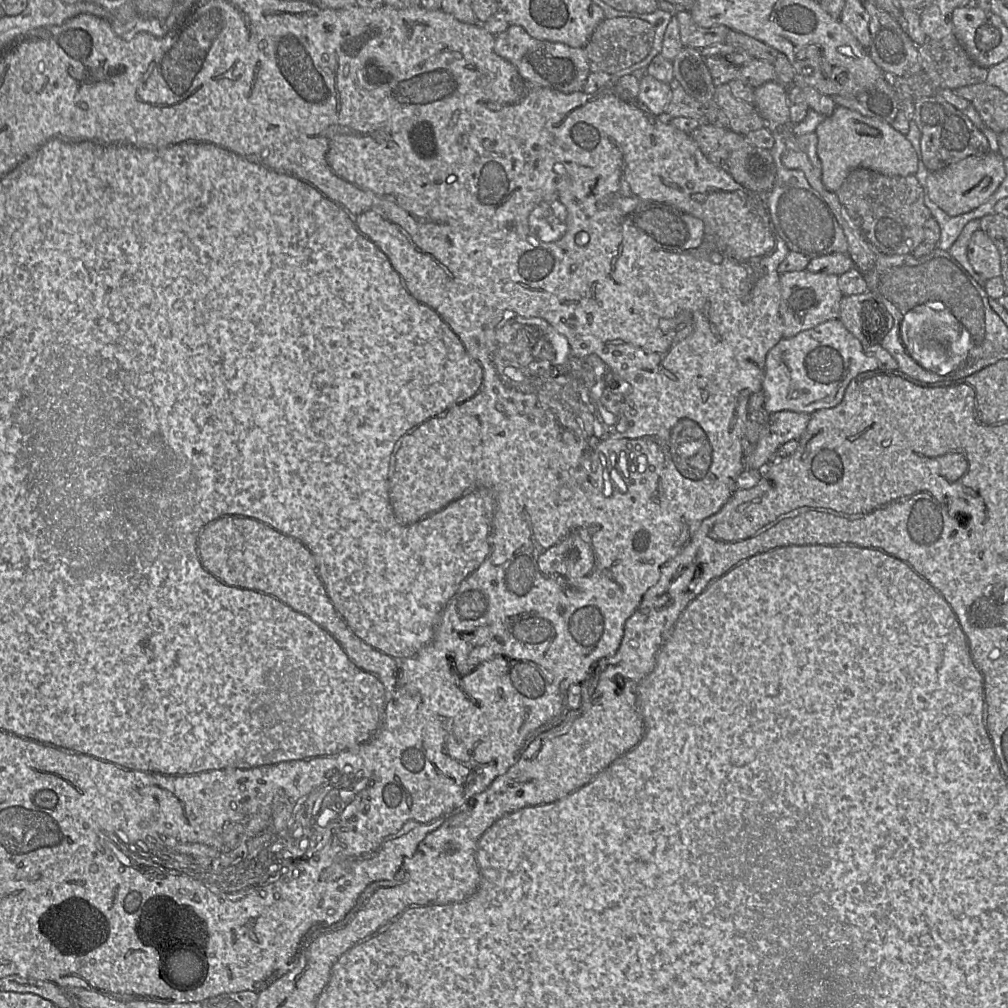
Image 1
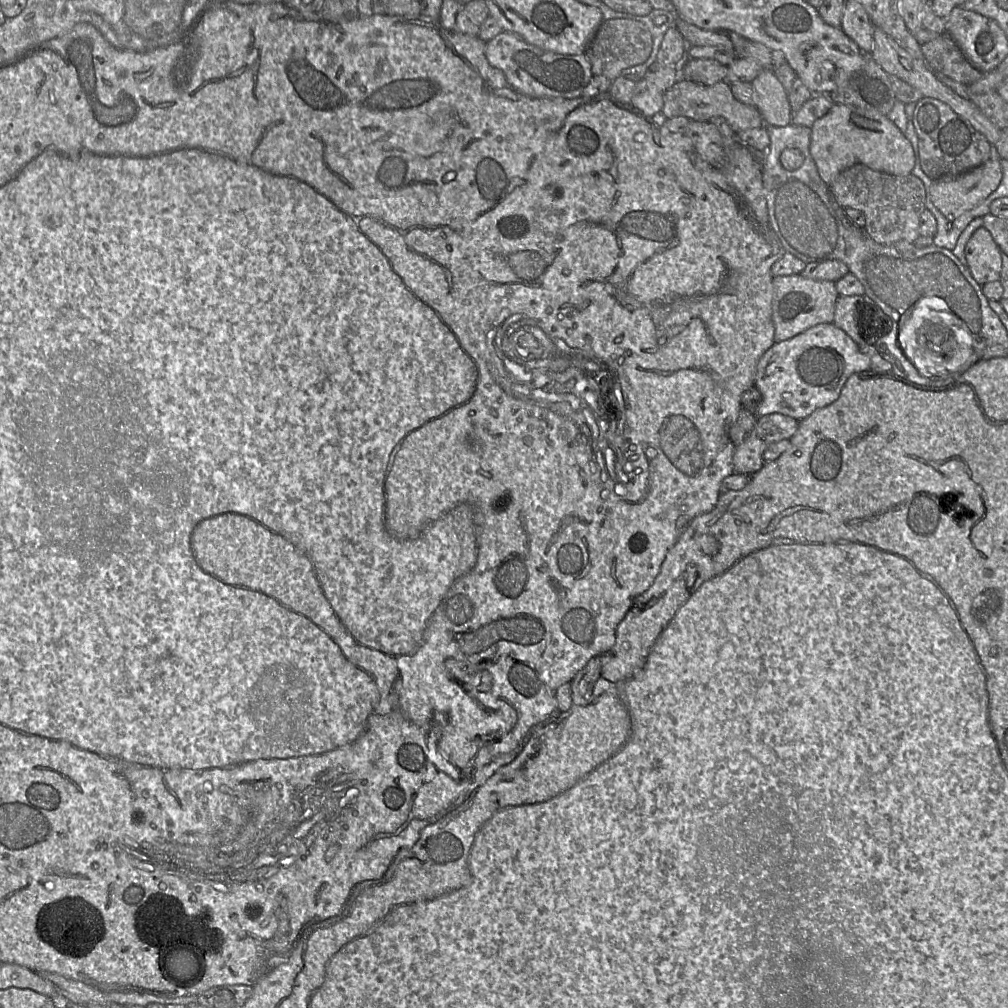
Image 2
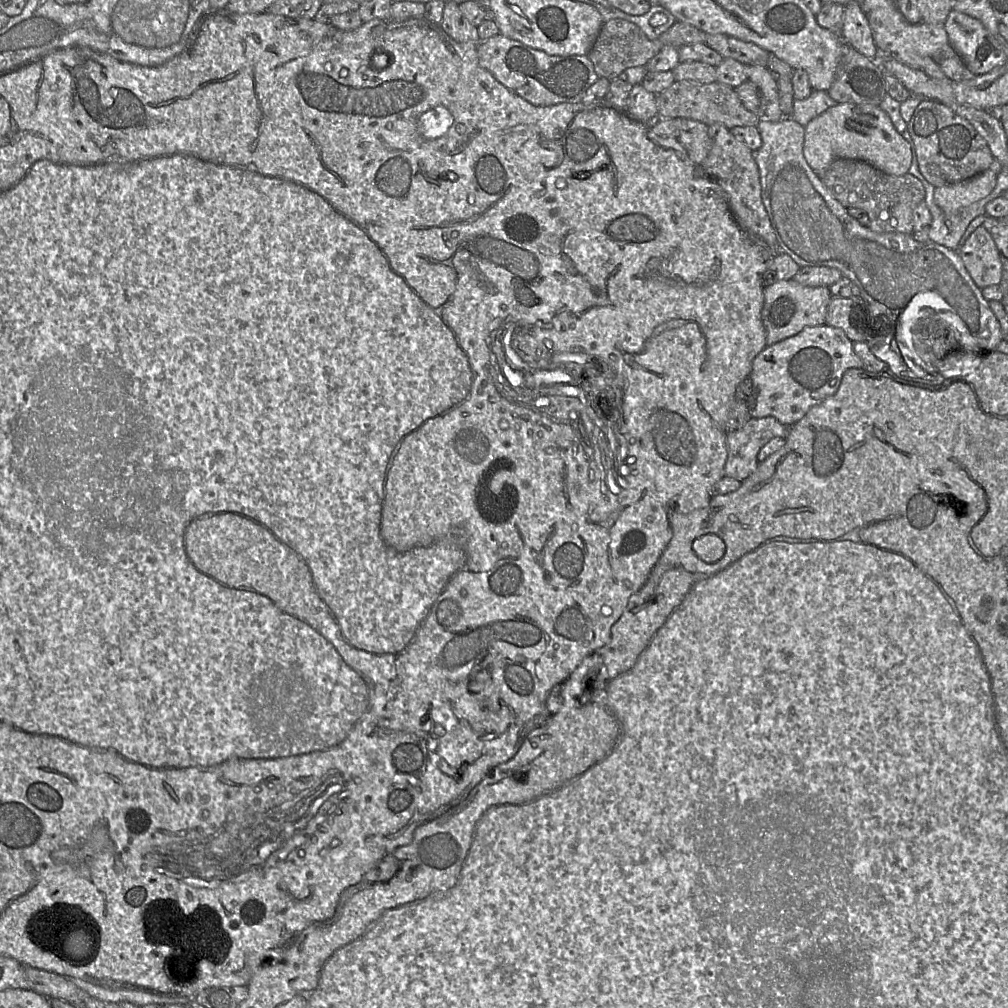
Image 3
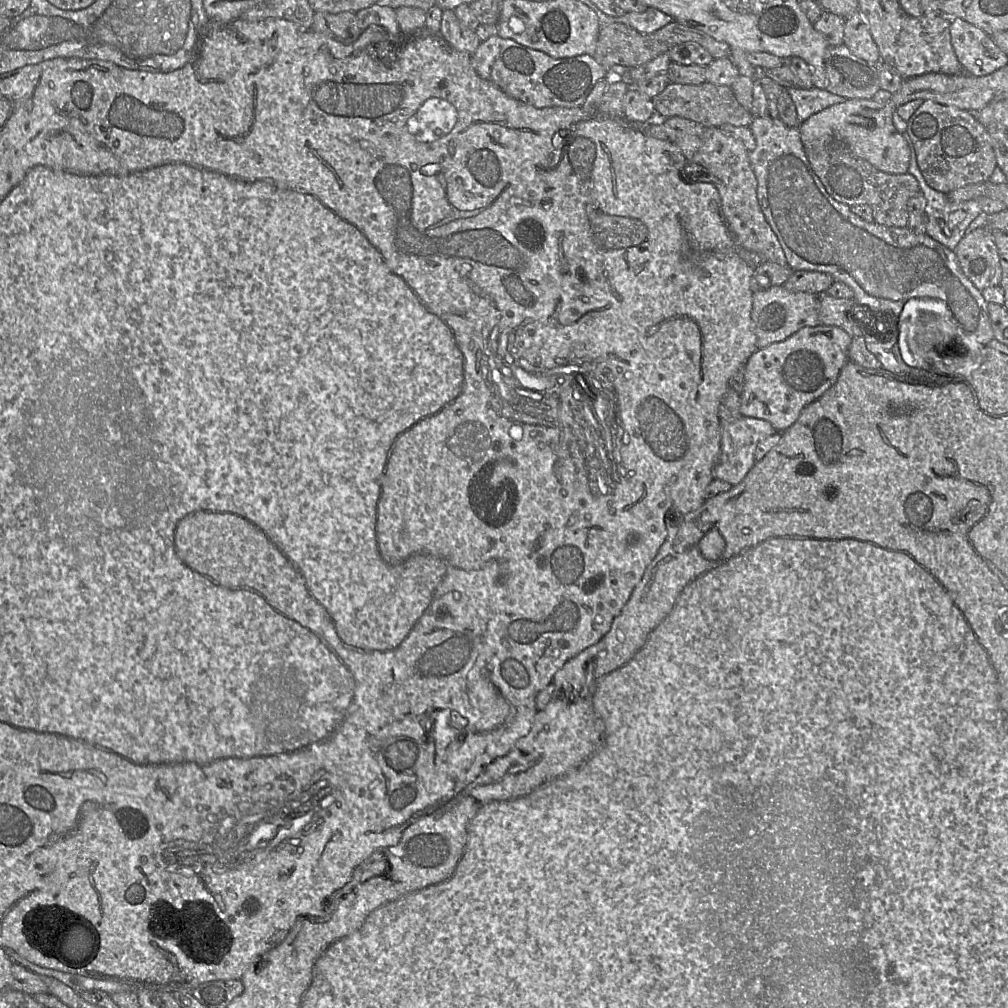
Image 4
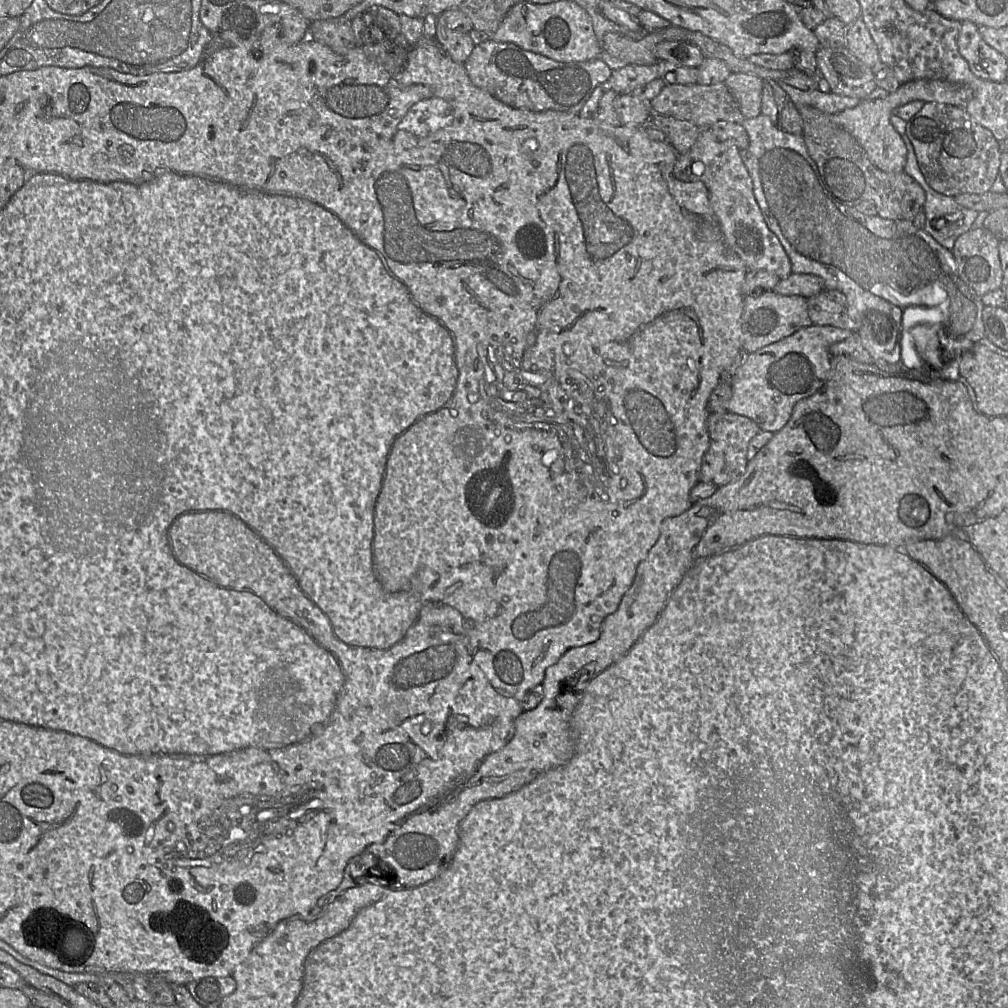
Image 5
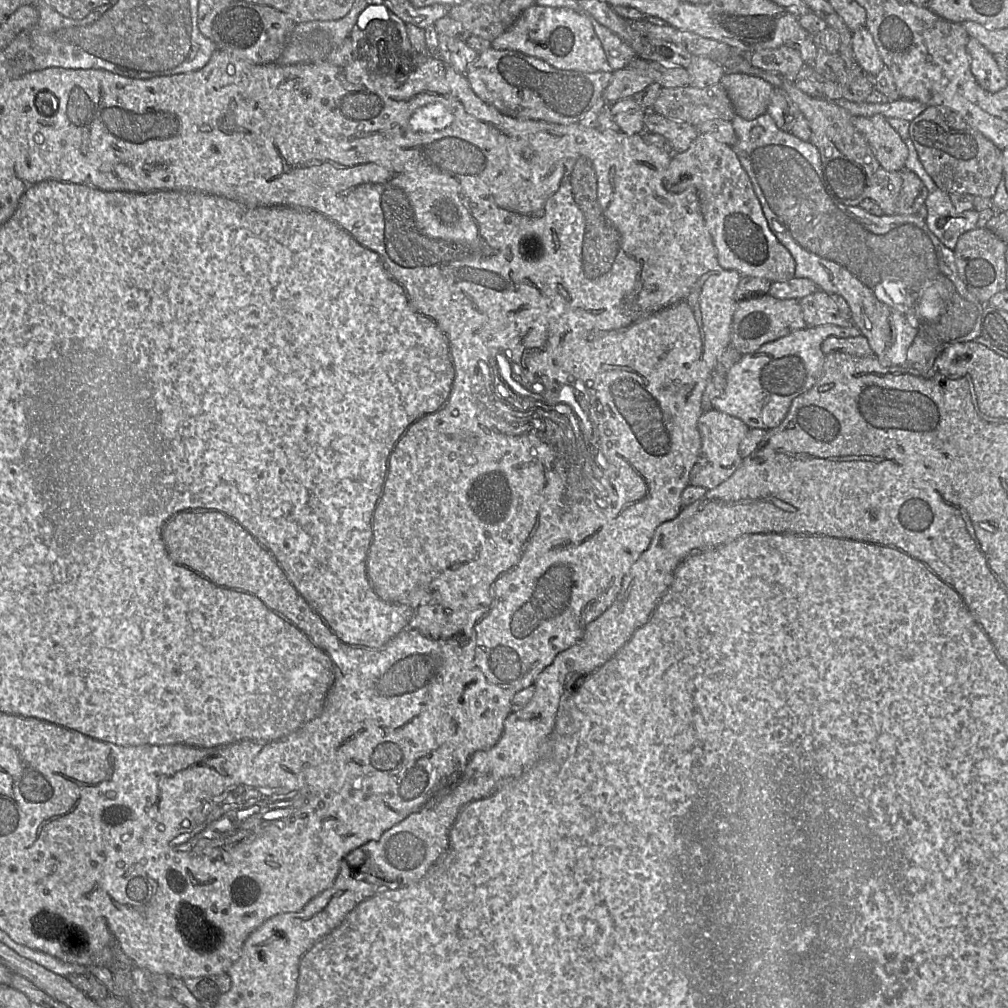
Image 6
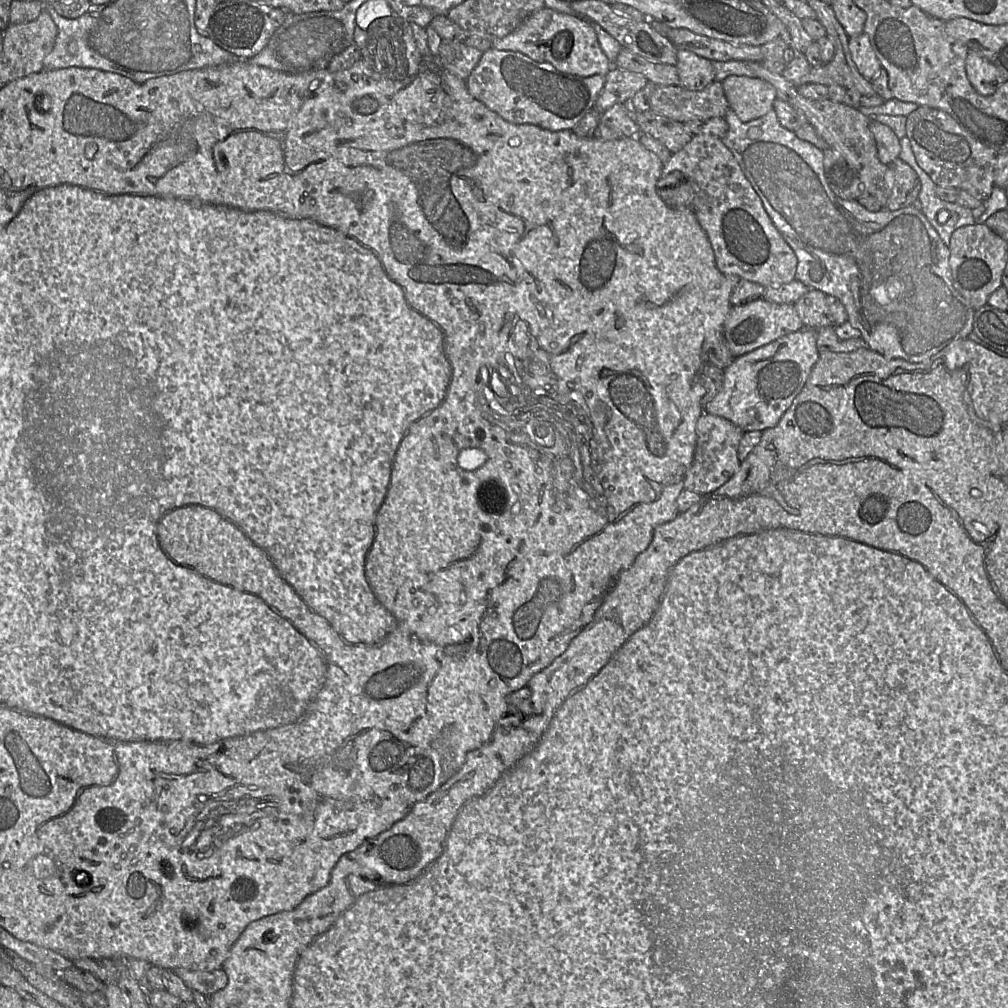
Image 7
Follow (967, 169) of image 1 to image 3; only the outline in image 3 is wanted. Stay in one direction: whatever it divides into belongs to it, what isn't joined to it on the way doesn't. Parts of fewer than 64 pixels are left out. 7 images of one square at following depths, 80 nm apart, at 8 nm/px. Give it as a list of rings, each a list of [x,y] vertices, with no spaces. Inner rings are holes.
[[[989,168],[967,180],[935,187],[934,201],[945,214],[953,214],[988,196],[996,186],[997,173]]]

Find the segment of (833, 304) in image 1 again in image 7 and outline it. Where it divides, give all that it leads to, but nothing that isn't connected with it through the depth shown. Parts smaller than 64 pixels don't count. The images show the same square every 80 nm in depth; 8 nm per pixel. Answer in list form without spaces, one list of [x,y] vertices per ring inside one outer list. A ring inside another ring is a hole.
[[[763,298],[731,306],[724,322],[723,337],[734,357],[742,356],[782,336],[804,328],[794,304],[777,304]]]

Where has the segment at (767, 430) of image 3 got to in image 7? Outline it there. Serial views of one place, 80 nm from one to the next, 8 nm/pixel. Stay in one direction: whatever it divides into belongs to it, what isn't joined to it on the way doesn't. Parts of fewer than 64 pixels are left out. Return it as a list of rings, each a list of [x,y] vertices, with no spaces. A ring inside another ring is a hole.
[[[703,412],[696,424],[697,443],[693,462],[684,479],[684,488],[699,495],[715,491],[728,481],[740,466],[738,446],[743,430],[729,420]]]

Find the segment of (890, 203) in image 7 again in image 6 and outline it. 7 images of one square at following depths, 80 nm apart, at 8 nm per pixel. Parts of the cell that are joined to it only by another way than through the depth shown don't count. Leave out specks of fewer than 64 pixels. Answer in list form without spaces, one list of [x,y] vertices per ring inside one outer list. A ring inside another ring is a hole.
[[[907,169],[902,171],[902,189],[897,200],[896,215],[914,215],[925,203],[928,191],[919,177]]]

